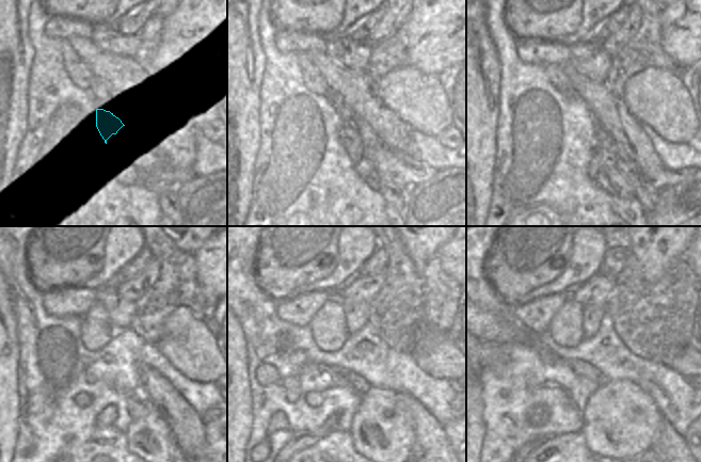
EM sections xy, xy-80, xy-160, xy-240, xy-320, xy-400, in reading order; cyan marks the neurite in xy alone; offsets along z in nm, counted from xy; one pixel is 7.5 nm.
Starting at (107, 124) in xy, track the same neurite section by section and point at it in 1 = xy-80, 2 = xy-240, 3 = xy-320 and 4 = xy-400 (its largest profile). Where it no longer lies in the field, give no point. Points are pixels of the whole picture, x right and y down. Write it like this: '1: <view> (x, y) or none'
1: xy-80 (348, 134)
2: xy-240 (106, 418)
3: xy-320 (302, 440)
4: xy-400 (538, 442)

